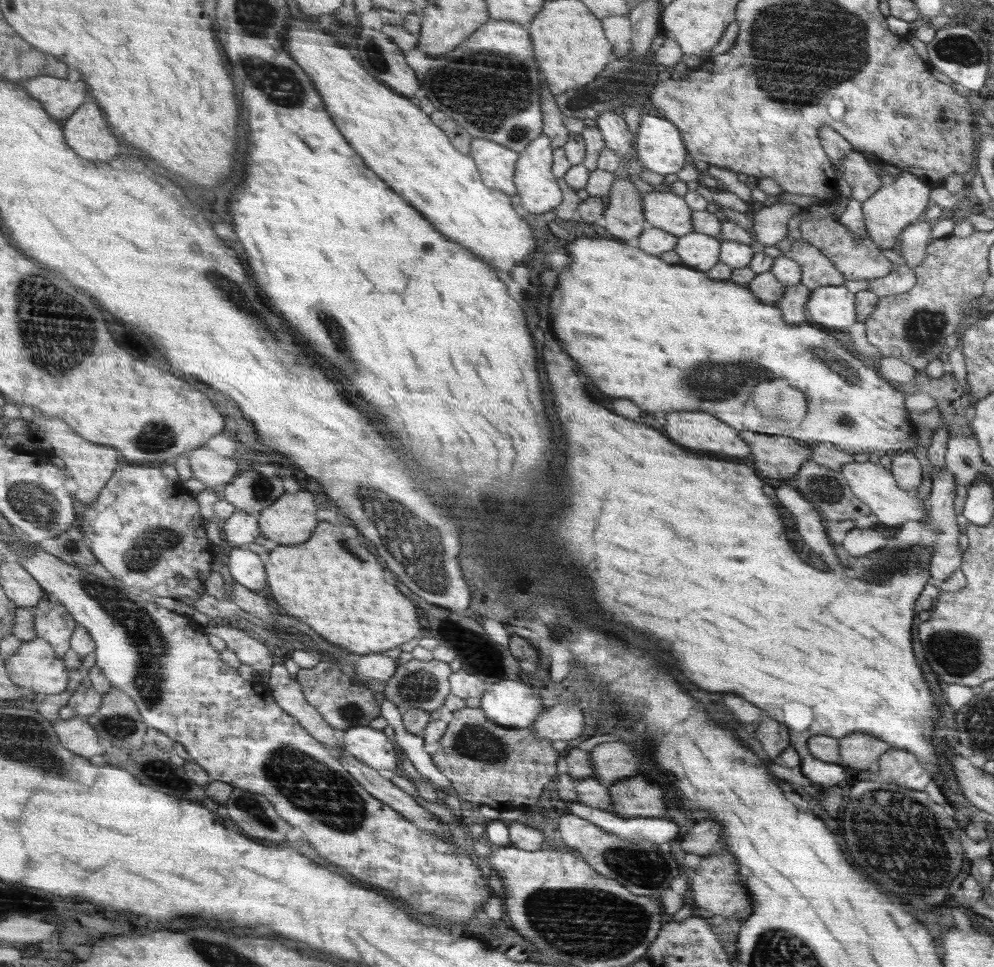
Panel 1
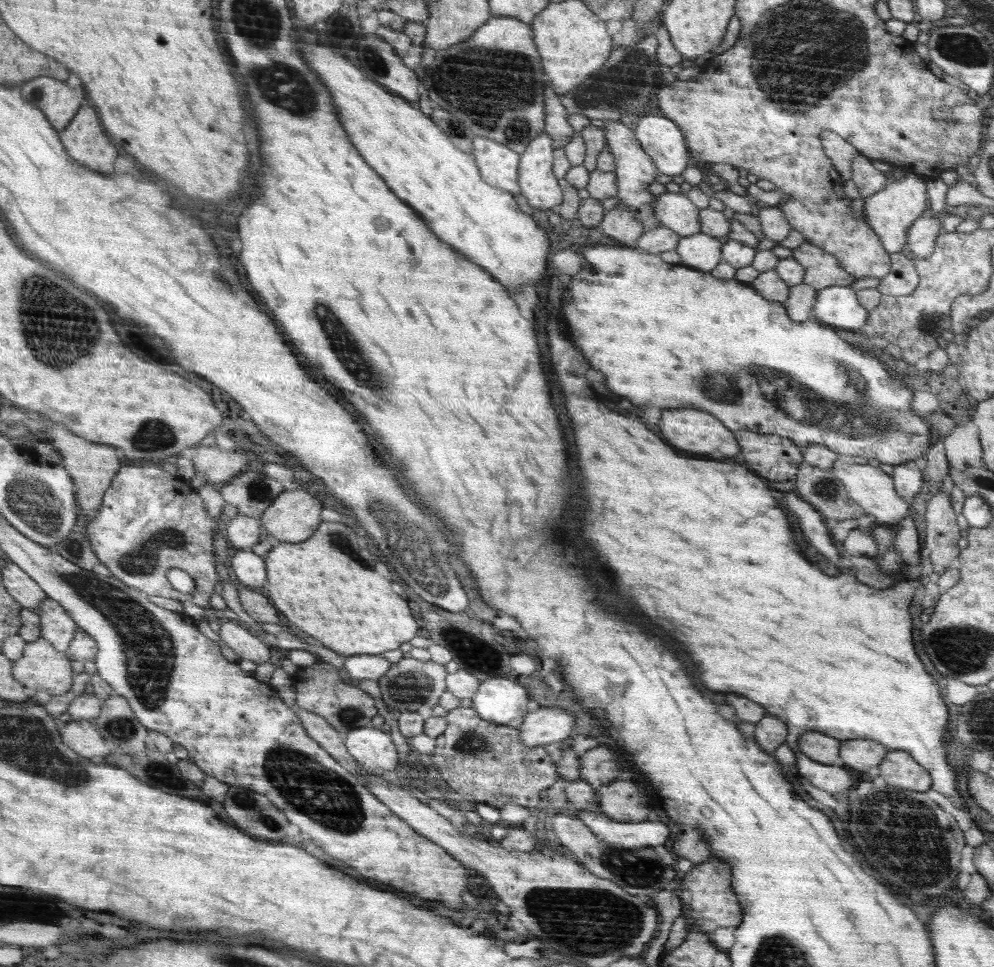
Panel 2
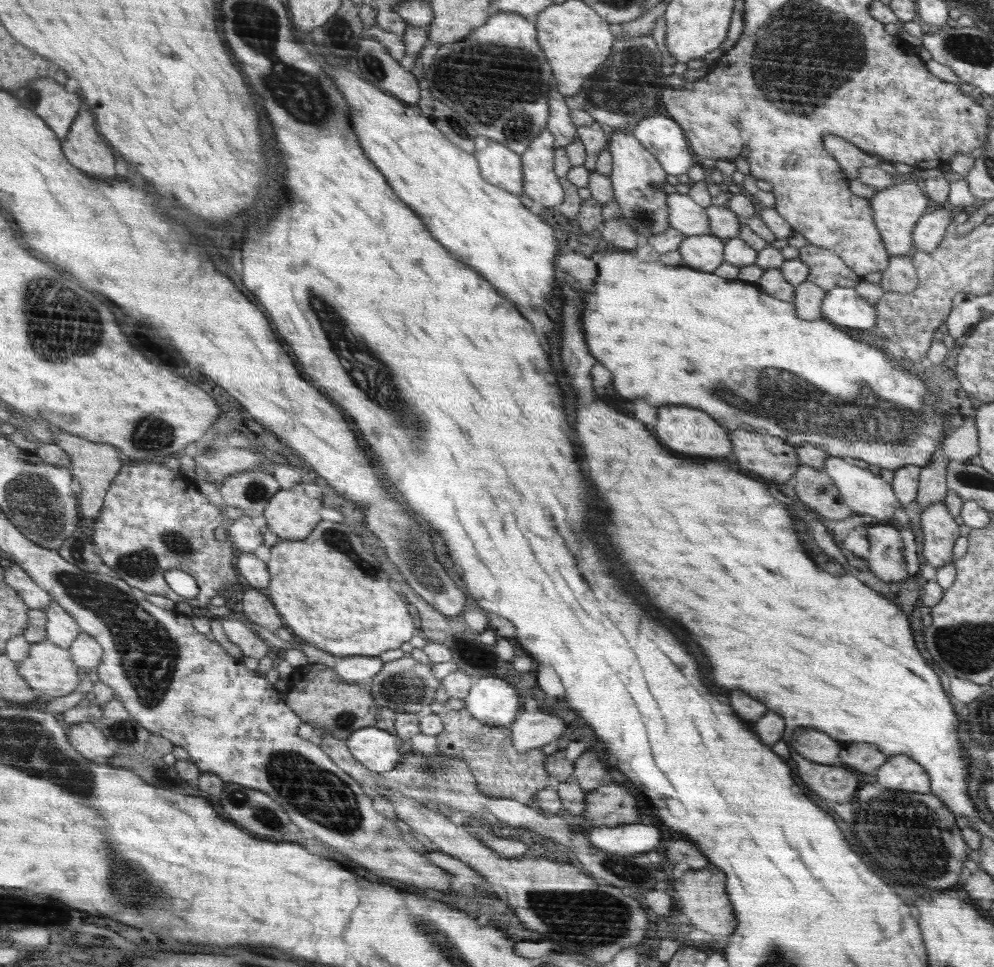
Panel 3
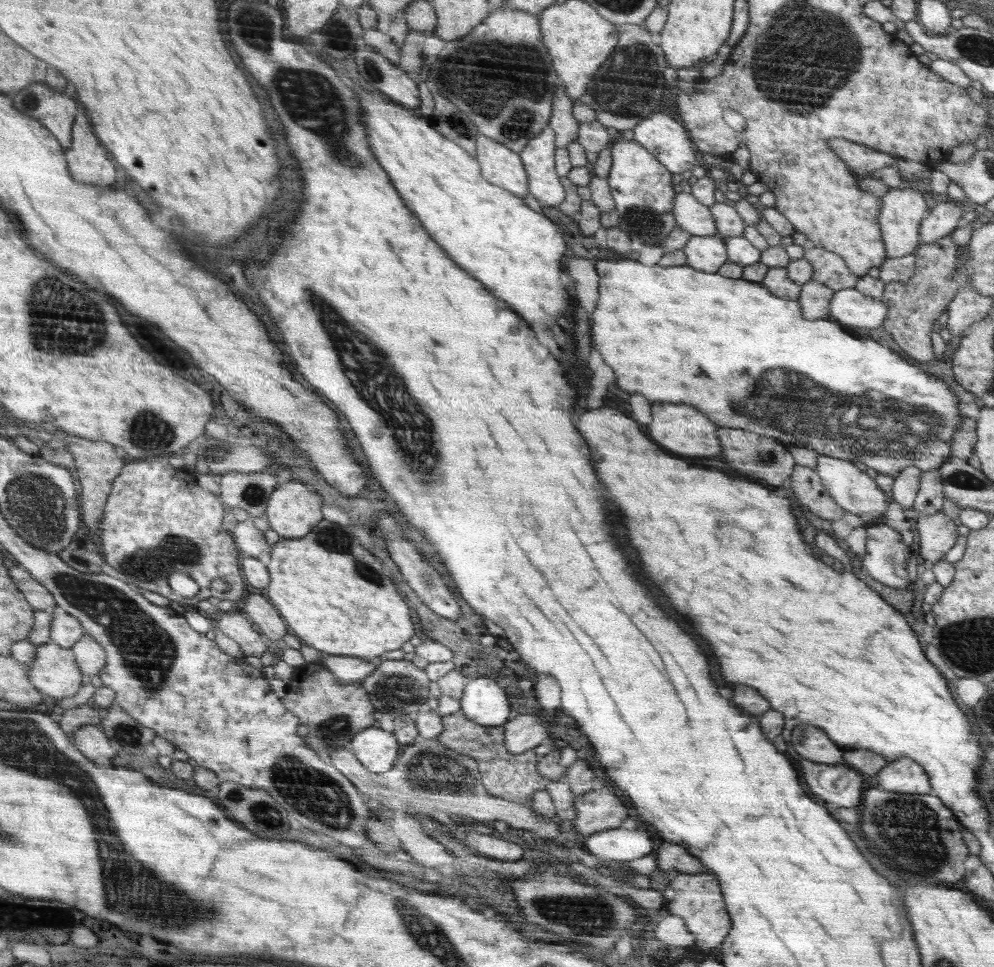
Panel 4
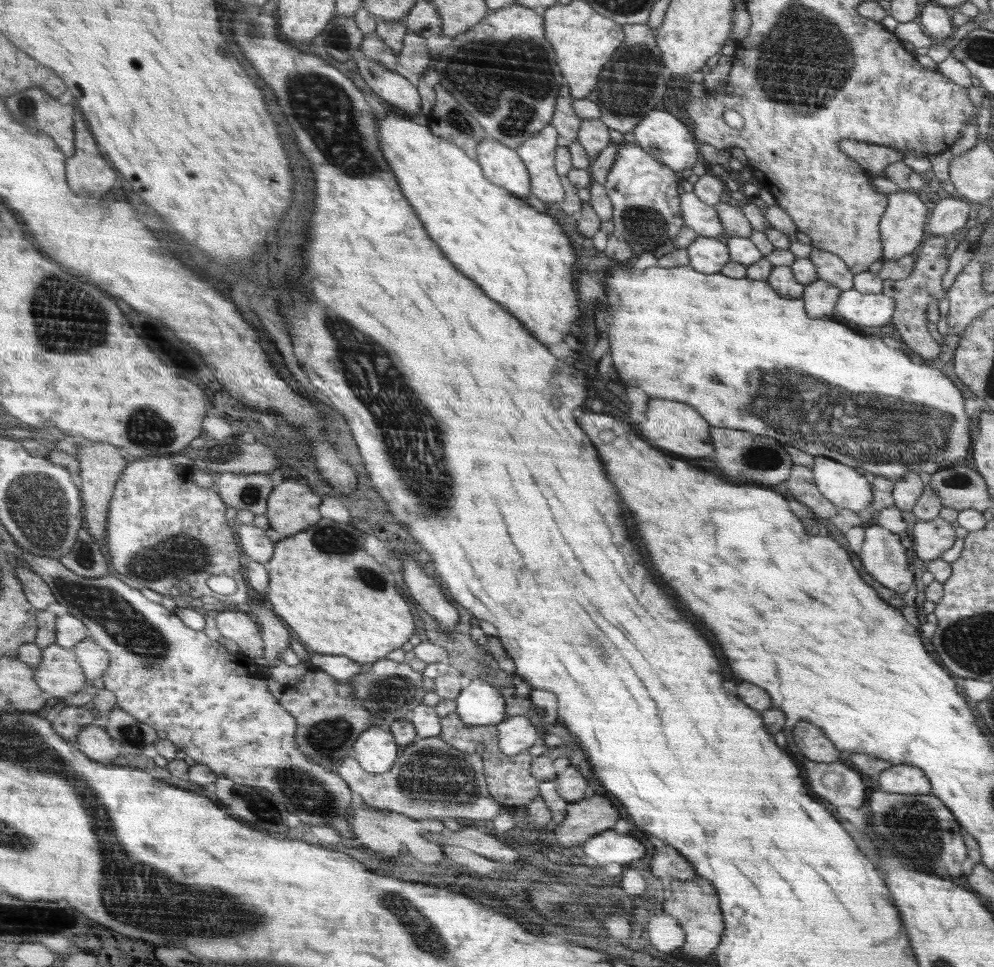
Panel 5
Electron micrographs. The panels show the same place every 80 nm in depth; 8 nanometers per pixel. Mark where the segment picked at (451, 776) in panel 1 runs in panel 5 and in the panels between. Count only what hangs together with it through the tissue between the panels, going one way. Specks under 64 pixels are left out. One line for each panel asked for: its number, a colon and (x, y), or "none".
2: (484, 761)
3: (501, 771)
4: (505, 775)
5: (509, 778)

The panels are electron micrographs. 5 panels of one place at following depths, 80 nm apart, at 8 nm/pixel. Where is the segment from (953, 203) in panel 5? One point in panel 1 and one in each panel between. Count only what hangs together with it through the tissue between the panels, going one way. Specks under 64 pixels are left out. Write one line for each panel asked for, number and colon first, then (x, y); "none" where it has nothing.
1: (914, 240)
2: (922, 235)
3: (929, 230)
4: (940, 223)

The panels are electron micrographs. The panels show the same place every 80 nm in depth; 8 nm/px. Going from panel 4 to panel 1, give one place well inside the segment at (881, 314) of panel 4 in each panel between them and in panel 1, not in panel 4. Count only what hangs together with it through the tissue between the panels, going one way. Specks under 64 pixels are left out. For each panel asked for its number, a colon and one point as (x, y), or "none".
1: (829, 306)
2: (838, 306)
3: (842, 306)

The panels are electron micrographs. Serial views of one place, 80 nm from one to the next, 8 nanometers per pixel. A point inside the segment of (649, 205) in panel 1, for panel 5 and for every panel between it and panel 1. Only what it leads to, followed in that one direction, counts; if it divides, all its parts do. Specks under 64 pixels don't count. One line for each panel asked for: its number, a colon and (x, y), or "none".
2: (678, 213)
3: (690, 218)
4: (695, 217)
5: (699, 216)

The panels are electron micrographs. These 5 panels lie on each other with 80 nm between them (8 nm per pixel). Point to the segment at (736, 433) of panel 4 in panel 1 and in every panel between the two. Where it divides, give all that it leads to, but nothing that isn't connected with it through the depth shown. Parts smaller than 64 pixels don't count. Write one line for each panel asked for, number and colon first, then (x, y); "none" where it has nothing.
1: (776, 456)
2: (775, 457)
3: (765, 456)

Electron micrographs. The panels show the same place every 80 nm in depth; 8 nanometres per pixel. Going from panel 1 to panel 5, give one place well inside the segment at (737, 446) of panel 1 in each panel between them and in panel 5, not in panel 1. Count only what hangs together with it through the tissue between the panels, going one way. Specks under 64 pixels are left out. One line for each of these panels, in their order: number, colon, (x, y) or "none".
2: (694, 430)
3: (687, 430)
4: (677, 427)
5: (674, 426)

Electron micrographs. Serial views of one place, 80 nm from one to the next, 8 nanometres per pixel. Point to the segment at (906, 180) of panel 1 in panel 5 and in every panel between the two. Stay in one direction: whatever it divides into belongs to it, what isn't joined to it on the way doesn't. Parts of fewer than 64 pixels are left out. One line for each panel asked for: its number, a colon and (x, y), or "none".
2: (891, 212)
3: (897, 209)
4: (900, 219)
5: (902, 227)

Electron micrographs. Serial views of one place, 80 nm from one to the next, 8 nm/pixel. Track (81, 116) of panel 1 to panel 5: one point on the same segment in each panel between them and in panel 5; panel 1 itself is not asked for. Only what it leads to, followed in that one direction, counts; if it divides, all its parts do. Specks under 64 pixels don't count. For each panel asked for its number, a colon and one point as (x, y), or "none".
2: (87, 141)
3: (85, 148)
4: (90, 162)
5: (89, 172)

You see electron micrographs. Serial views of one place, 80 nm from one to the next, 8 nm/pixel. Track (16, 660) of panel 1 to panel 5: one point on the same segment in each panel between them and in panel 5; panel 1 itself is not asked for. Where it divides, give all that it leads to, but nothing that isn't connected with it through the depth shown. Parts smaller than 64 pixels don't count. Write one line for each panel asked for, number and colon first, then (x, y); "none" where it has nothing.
2: (43, 666)
3: (51, 668)
4: (56, 671)
5: (61, 673)

